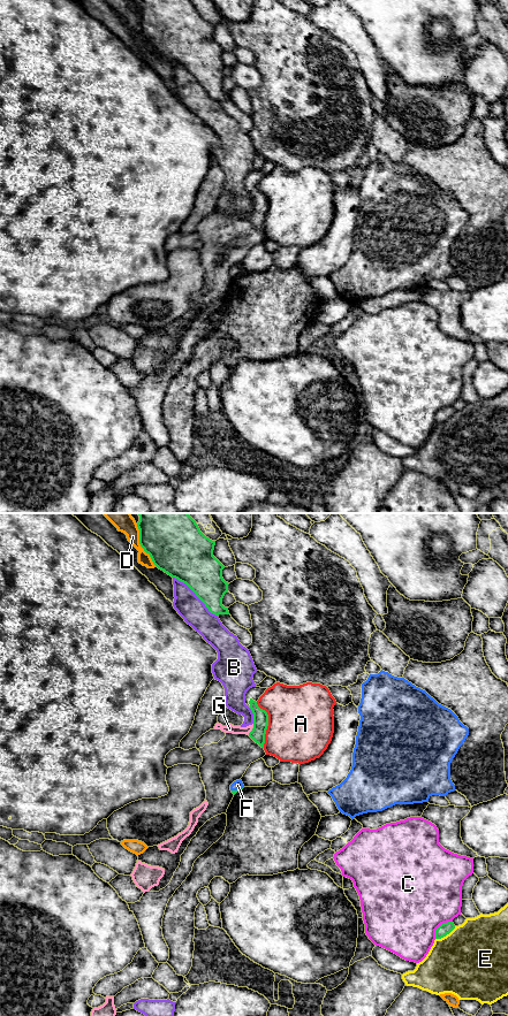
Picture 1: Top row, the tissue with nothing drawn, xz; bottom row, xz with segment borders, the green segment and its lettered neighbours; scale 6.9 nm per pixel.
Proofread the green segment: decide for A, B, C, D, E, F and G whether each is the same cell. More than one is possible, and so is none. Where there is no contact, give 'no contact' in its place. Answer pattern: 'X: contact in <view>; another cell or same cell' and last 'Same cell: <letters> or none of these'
A: contact in xz; another cell
B: contact in xz; another cell
C: contact in xz; another cell
D: contact in xz; another cell
E: contact in xz; another cell
F: contact in xz; another cell
G: contact in xz; another cell
Same cell: none of these

